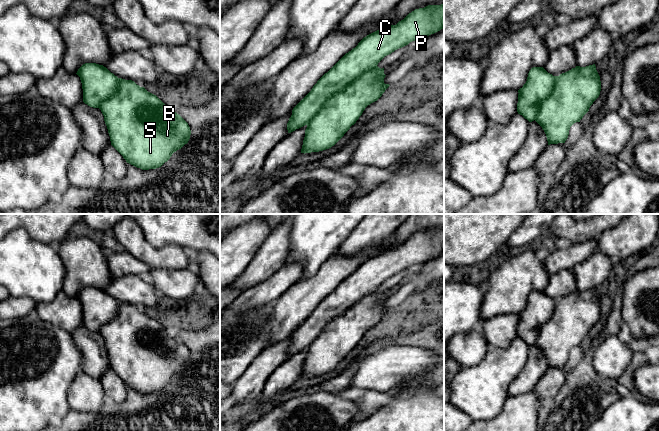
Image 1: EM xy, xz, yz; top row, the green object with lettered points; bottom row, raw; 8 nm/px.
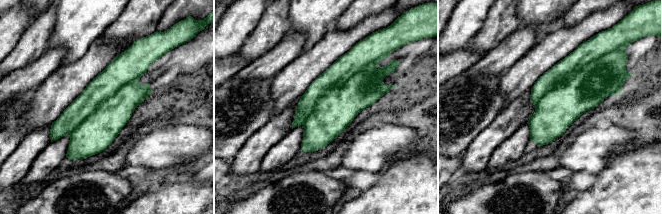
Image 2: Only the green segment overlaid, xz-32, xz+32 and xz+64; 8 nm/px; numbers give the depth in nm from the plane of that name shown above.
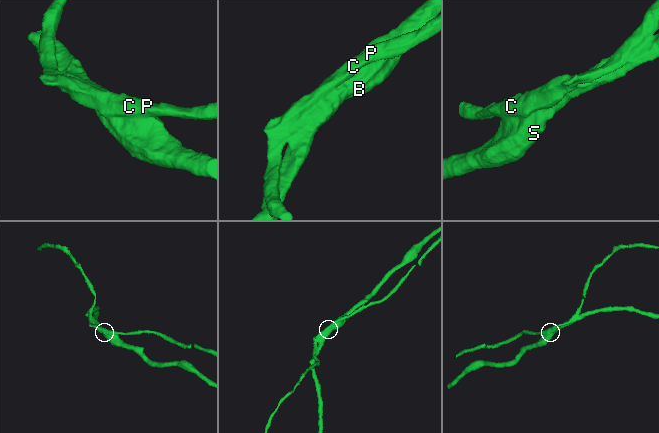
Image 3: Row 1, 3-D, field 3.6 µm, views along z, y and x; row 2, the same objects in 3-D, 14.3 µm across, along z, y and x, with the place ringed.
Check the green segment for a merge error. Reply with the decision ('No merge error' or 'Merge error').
No merge error

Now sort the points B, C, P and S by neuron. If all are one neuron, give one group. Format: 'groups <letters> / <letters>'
groups B C P S

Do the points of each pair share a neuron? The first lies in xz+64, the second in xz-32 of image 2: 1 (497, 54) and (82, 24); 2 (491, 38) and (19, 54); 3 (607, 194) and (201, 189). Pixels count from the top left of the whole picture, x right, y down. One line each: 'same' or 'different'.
1: different
2: same
3: same

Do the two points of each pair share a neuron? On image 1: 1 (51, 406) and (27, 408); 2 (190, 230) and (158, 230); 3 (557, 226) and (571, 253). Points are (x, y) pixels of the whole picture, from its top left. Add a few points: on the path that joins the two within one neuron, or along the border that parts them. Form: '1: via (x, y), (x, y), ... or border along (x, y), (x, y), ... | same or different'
1: via (45, 406), (41, 406), (38, 409), (33, 408) | same
2: via (182, 230), (166, 230) | same
3: border along (596, 239), (588, 239), (573, 244) | different

